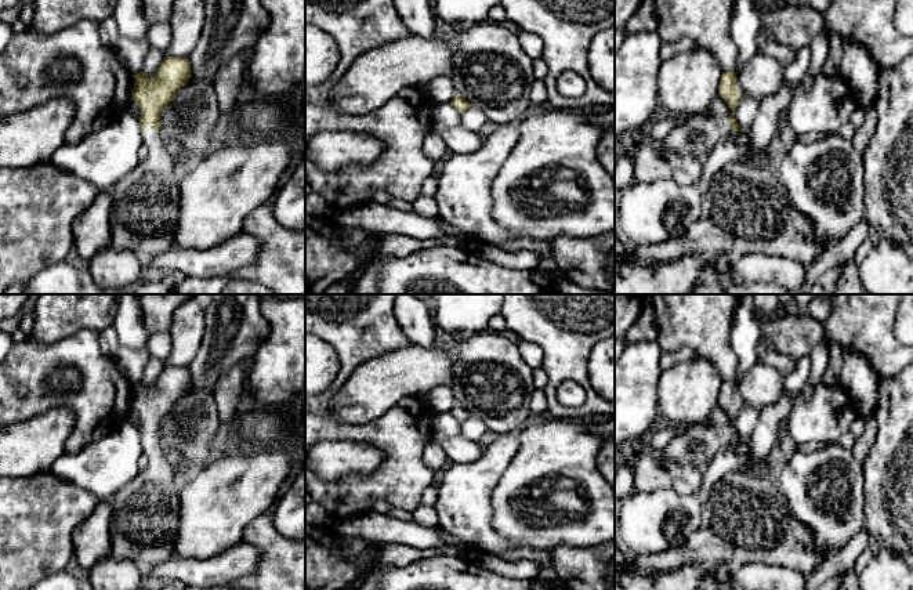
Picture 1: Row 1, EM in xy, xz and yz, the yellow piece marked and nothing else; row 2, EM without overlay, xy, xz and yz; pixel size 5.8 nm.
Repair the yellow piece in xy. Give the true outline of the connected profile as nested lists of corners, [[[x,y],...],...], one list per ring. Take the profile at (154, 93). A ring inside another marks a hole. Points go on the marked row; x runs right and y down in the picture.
[[[166,57],[153,76],[142,70],[131,75],[135,80],[131,99],[141,109],[142,144],[148,146],[148,158],[115,185],[109,225],[112,229],[110,246],[116,250],[134,253],[141,261],[152,260],[174,247],[174,231],[180,214],[180,178],[177,164],[169,153],[160,135],[160,112],[174,99],[175,94],[191,79],[188,57]]]

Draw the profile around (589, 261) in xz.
[[[615,232],[582,239],[559,236],[551,242],[551,251],[561,278],[615,294]]]

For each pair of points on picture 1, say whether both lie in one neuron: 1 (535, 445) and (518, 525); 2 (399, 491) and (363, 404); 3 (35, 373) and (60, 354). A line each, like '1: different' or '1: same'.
1: same
2: different
3: same

